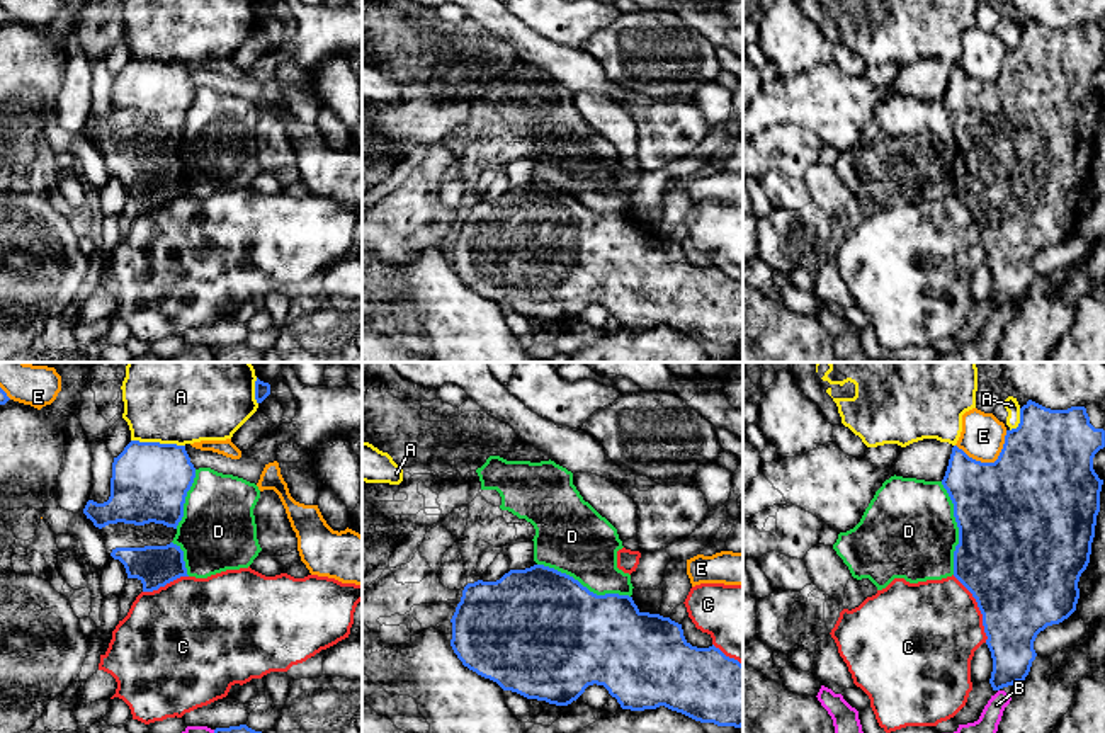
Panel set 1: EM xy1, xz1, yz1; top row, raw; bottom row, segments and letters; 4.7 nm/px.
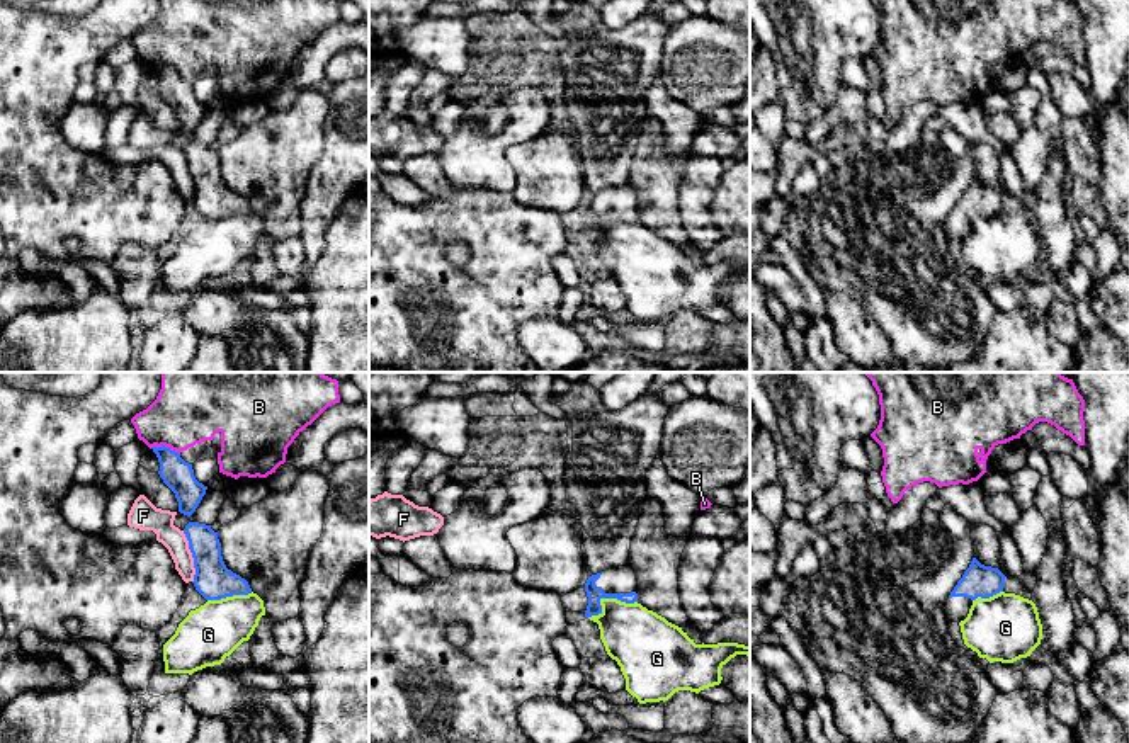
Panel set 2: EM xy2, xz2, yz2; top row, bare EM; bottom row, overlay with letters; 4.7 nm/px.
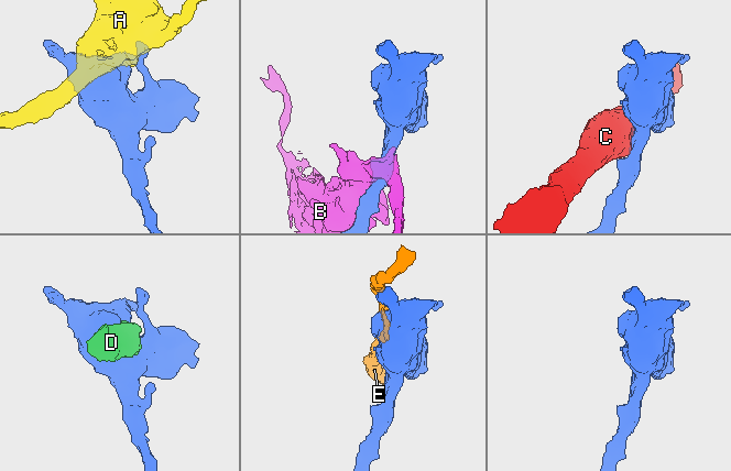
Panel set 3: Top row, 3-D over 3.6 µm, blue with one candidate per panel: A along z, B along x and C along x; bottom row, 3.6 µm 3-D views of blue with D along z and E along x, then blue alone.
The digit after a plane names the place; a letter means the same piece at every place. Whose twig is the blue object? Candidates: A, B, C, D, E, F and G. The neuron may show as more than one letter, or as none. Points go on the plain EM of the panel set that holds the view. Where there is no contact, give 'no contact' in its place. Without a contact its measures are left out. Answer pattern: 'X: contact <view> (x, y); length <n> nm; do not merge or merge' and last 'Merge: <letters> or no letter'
A: contact xy1 (158, 62); length 260 nm; do not merge
B: contact xy2 (164, 65); length 150 nm; do not merge
C: contact yz1 (980, 228); length 360 nm; do not merge
D: contact xz1 (582, 204); length 460 nm; do not merge
E: contact yz1 (990, 82); length 260 nm; do not merge
F: contact xy2 (192, 175); length 260 nm; do not merge
G: contact xz2 (606, 216); length 260 nm; do not merge
Merge: no letter

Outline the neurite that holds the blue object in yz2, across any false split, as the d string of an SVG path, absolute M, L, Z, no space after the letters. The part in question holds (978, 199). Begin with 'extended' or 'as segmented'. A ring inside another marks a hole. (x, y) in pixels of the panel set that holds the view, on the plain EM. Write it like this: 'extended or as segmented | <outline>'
extended | M973 177L969 187L964 190L945 221L949 243L964 240L978 216L990 218L1003 211L1005 197L1007 196L998 187L984 185Z

